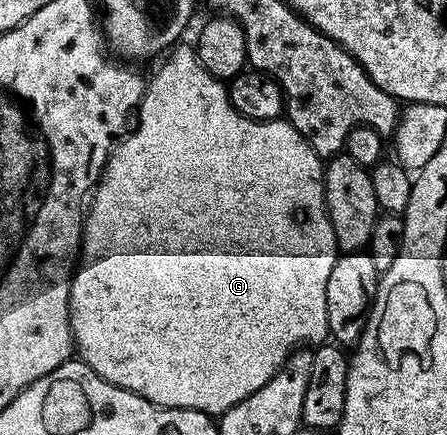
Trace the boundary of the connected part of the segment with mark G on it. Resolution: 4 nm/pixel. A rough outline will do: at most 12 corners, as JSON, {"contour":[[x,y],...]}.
{"contour":[[175,47],[77,355],[218,418],[330,336],[323,157]]}

